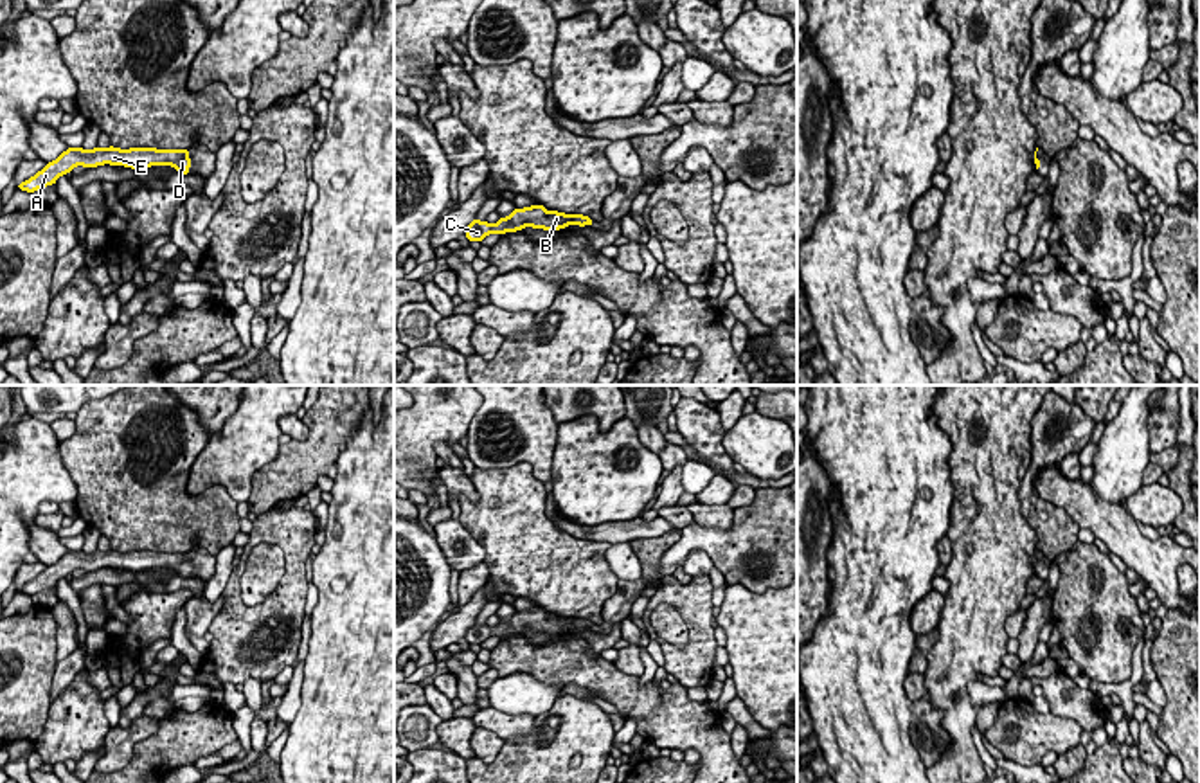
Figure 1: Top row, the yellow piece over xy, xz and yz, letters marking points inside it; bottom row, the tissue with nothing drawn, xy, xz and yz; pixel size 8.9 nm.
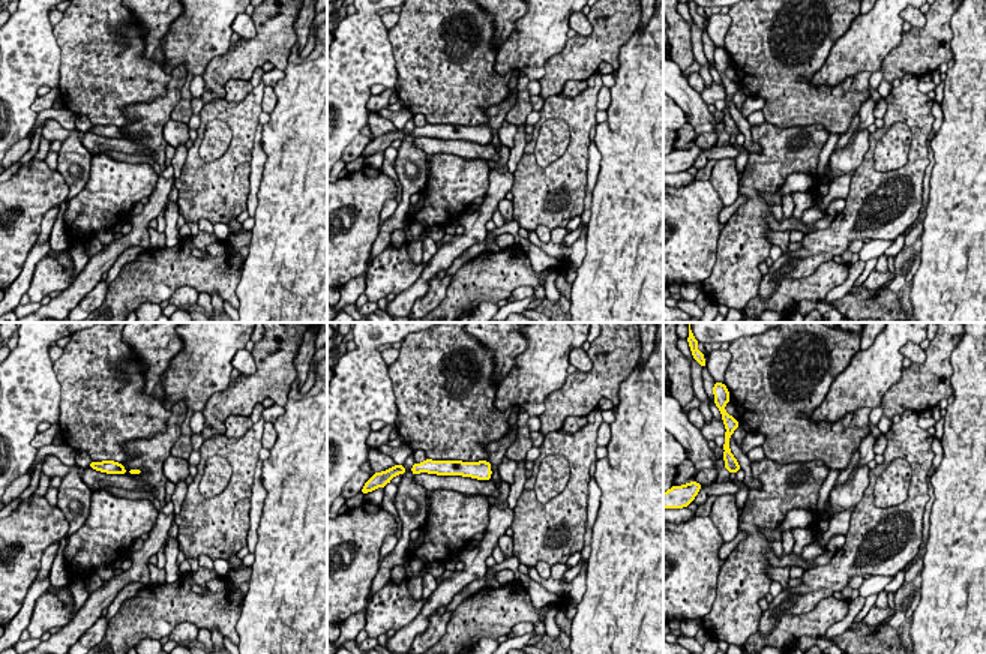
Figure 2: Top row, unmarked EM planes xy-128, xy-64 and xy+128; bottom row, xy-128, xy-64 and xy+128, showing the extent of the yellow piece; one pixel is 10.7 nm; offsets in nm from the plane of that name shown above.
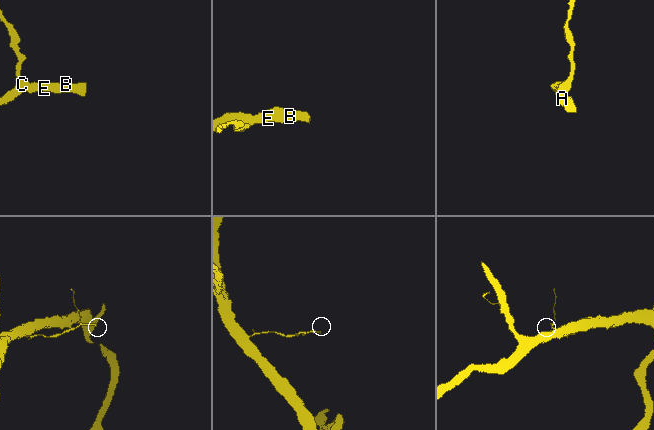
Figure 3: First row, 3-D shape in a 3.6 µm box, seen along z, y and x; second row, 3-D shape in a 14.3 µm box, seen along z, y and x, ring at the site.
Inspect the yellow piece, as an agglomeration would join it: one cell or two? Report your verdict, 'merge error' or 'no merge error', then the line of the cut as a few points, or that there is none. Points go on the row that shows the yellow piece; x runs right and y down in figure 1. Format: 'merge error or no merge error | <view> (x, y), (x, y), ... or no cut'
no merge error | no cut

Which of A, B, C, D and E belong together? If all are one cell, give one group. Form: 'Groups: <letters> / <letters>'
Groups: A B C D E

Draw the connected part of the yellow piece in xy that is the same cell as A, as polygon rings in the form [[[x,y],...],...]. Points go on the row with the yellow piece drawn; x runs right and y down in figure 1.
[[[68,148],[54,162],[49,162],[40,173],[16,189],[34,193],[41,187],[56,184],[56,180],[70,173],[76,166],[97,167],[103,164],[126,166],[131,169],[144,169],[149,166],[173,166],[180,175],[187,175],[191,167],[189,149],[155,149],[155,148],[94,148],[86,151],[83,148]]]

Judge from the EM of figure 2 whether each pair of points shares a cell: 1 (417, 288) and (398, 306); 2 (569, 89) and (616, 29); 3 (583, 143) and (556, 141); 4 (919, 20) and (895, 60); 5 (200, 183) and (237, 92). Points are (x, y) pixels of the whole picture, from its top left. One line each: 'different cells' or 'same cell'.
1: same cell
2: different cells
3: different cells
4: different cells
5: different cells

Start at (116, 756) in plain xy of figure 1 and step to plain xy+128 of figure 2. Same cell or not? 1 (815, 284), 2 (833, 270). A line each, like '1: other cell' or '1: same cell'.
1: other cell
2: other cell

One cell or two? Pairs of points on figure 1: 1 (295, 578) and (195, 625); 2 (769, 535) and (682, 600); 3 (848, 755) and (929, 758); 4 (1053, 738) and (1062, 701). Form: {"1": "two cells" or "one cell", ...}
{"1": "two cells", "2": "two cells", "3": "two cells", "4": "two cells"}

